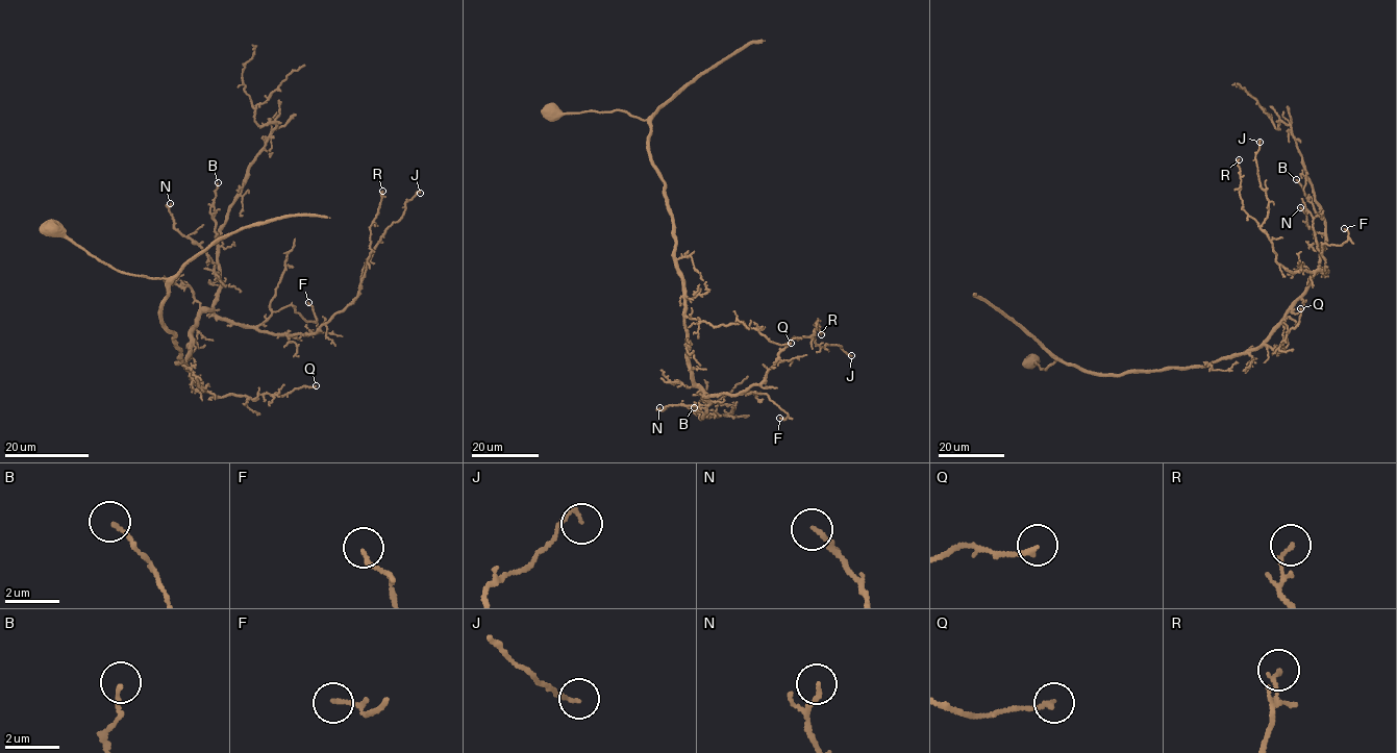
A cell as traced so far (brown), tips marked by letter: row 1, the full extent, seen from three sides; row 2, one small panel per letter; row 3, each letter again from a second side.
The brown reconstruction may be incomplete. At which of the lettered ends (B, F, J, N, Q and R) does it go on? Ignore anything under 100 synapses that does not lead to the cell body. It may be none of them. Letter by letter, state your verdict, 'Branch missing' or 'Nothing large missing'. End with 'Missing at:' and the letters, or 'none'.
B: Nothing large missing
F: Nothing large missing
J: Nothing large missing
N: Nothing large missing
Q: Nothing large missing
R: Nothing large missing
Missing at: none

